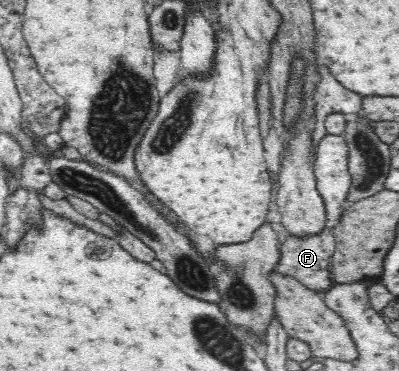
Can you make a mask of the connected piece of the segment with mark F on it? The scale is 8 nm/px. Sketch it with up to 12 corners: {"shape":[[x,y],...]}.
{"shape":[[333,230],[290,235],[277,273],[326,293],[334,281]]}

